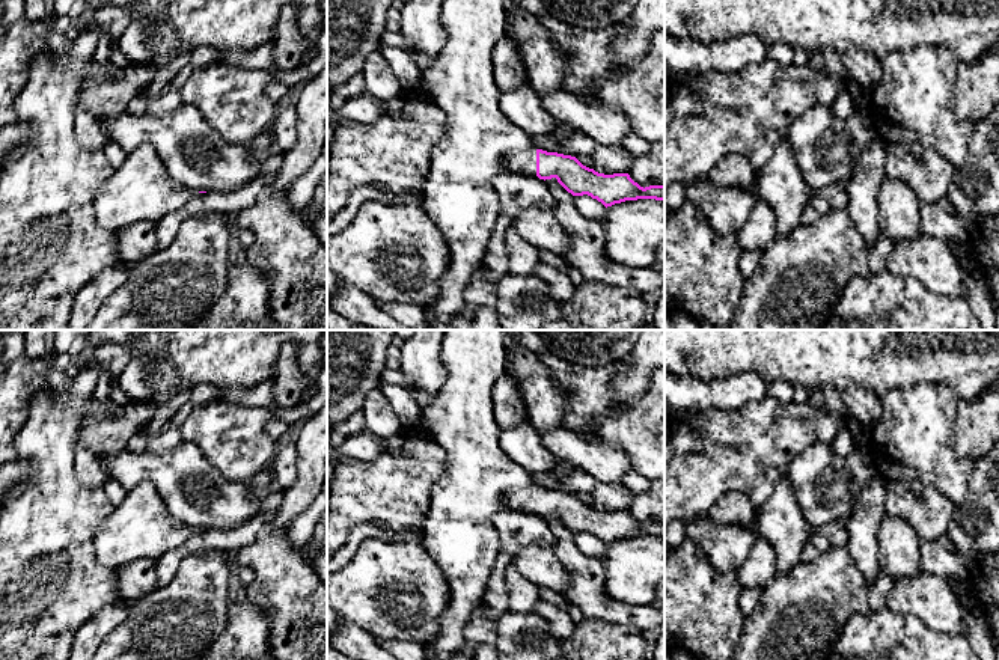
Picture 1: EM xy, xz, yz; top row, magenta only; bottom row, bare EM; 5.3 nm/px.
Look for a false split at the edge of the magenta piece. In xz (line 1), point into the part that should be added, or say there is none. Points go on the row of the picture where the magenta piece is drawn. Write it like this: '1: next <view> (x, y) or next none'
1: next xz (478, 143)

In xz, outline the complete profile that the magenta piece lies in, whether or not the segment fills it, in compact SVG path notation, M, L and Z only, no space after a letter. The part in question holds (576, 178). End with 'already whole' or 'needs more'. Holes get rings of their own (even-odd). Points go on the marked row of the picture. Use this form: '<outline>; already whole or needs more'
M443 0L440 21L446 42L437 59L420 72L420 87L446 116L446 128L432 149L420 199L449 247L449 265L440 279L438 298L423 307L426 318L437 322L451 324L463 310L464 289L485 259L491 231L500 214L499 196L493 188L499 173L524 172L544 181L556 178L573 196L588 194L606 208L637 199L664 202L664 185L643 188L628 173L598 173L576 157L535 149L530 137L502 115L493 51L505 38L508 6L509 0Z; needs more

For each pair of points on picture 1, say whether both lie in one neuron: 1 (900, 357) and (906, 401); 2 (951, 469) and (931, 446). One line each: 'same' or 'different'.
1: different
2: same

